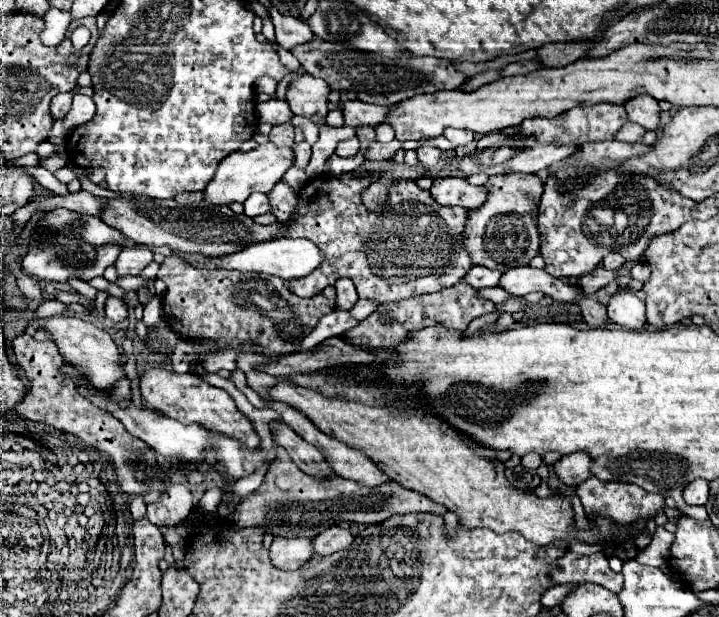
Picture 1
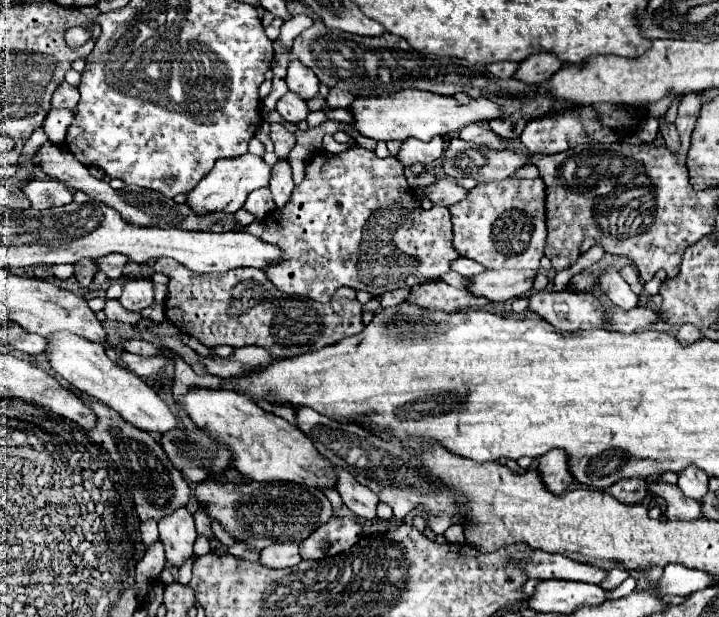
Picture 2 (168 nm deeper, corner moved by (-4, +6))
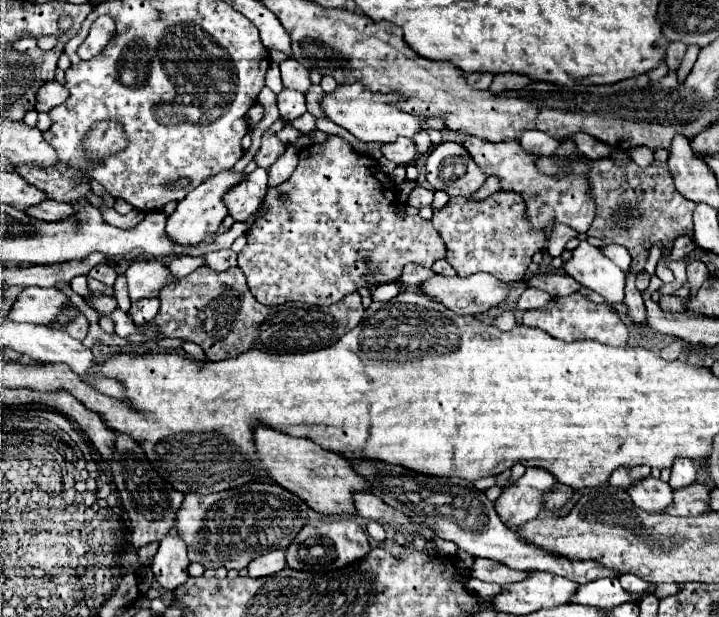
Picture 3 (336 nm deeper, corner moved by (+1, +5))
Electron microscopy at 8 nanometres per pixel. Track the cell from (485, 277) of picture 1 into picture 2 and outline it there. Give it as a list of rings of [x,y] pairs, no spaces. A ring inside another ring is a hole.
[[[457,258],[455,264],[451,266],[451,270],[455,270],[457,274],[469,278],[469,276],[475,276],[475,274],[479,274],[481,270],[485,270],[485,266],[477,264],[475,260],[469,260],[469,258]]]

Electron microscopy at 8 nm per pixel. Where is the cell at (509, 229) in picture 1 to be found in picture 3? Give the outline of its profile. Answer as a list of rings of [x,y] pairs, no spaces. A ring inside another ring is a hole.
[[[498,191],[486,199],[450,197],[444,207],[434,209],[432,223],[446,243],[446,261],[460,277],[484,271],[506,283],[520,283],[532,255],[546,247],[544,231],[532,227],[526,217],[526,201],[516,191]]]

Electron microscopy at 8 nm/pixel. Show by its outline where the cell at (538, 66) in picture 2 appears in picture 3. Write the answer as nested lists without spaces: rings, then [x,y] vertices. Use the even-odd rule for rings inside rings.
[[[498,73],[490,85],[492,93],[502,93],[502,91],[512,91],[512,89],[524,89],[530,83],[528,75],[520,73]]]

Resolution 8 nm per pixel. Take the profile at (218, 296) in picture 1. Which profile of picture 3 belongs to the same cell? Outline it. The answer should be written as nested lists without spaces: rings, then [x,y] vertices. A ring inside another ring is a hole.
[[[198,267],[188,277],[168,283],[158,297],[162,305],[150,323],[156,325],[164,337],[180,337],[198,343],[206,351],[208,361],[224,361],[250,349],[264,353],[306,353],[324,349],[352,331],[364,315],[358,293],[346,295],[326,309],[306,309],[298,303],[266,307],[250,293],[246,275],[238,267],[224,273]]]

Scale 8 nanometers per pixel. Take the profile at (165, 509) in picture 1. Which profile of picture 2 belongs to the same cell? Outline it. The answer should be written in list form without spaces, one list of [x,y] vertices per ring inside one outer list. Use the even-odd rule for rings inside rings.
[[[179,508],[159,522],[159,540],[165,546],[169,566],[181,568],[193,556],[195,538],[195,522],[187,508]]]

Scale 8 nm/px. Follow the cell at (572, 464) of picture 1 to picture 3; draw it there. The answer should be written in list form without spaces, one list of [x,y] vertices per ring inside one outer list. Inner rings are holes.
[[[528,467],[526,473],[506,487],[496,499],[496,511],[502,523],[510,529],[534,519],[544,509],[544,495],[556,485],[554,475],[540,467]]]

